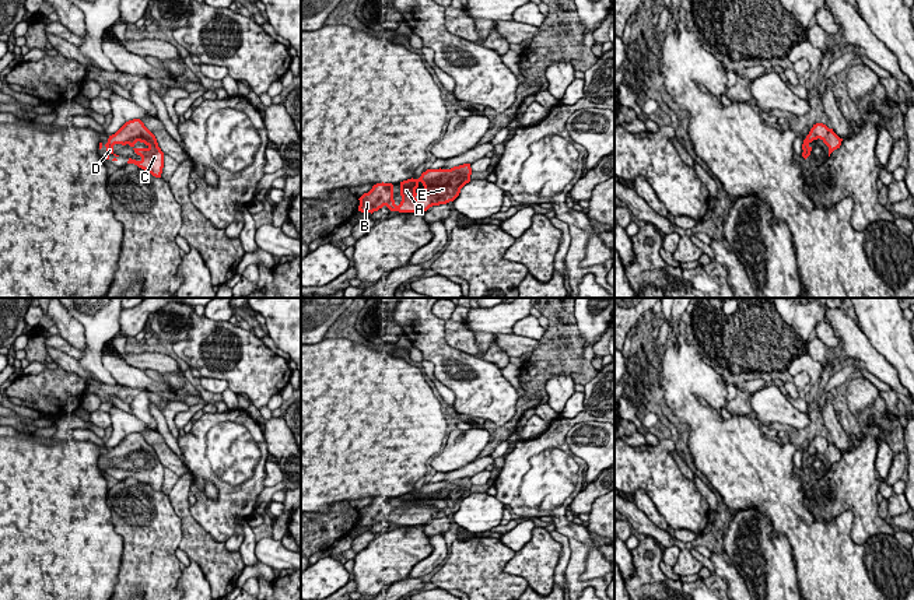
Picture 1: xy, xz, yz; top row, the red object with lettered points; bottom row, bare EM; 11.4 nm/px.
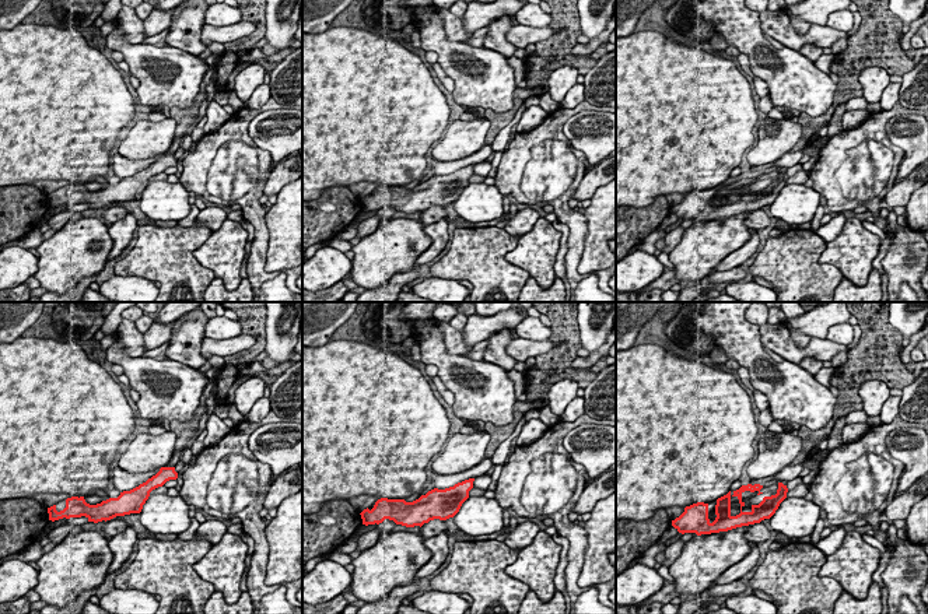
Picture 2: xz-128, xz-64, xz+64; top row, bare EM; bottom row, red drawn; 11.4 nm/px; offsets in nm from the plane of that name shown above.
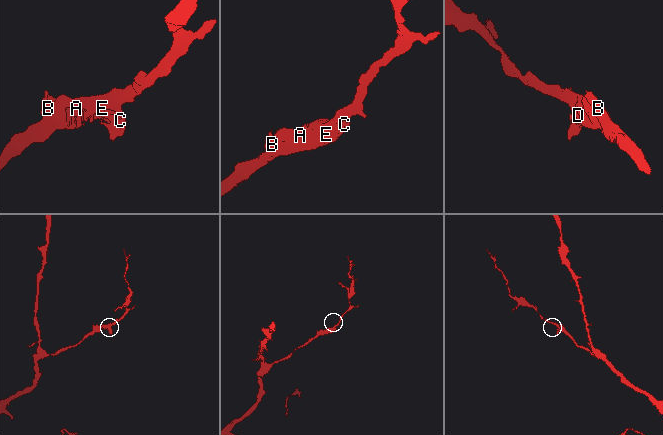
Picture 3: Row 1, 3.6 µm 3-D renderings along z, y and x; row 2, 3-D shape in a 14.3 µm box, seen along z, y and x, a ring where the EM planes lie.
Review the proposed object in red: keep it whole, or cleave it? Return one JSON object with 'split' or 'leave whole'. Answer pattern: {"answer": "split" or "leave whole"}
{"answer": "leave whole"}

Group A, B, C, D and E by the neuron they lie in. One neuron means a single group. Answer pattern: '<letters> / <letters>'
A B C D E

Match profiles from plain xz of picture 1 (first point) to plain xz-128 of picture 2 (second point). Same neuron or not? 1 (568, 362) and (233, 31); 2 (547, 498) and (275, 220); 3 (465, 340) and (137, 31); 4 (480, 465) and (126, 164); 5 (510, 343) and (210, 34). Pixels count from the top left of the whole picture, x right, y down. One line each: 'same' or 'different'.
1: different
2: different
3: same
4: same
5: same

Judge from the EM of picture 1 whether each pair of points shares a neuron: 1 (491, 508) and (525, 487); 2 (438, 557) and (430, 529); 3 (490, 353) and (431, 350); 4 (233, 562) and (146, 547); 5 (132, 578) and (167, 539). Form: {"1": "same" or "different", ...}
{"1": "different", "2": "different", "3": "different", "4": "different", "5": "same"}

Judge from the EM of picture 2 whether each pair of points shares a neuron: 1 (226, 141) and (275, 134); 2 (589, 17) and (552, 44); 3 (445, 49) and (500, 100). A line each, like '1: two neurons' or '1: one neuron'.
1: two neurons
2: two neurons
3: one neuron

